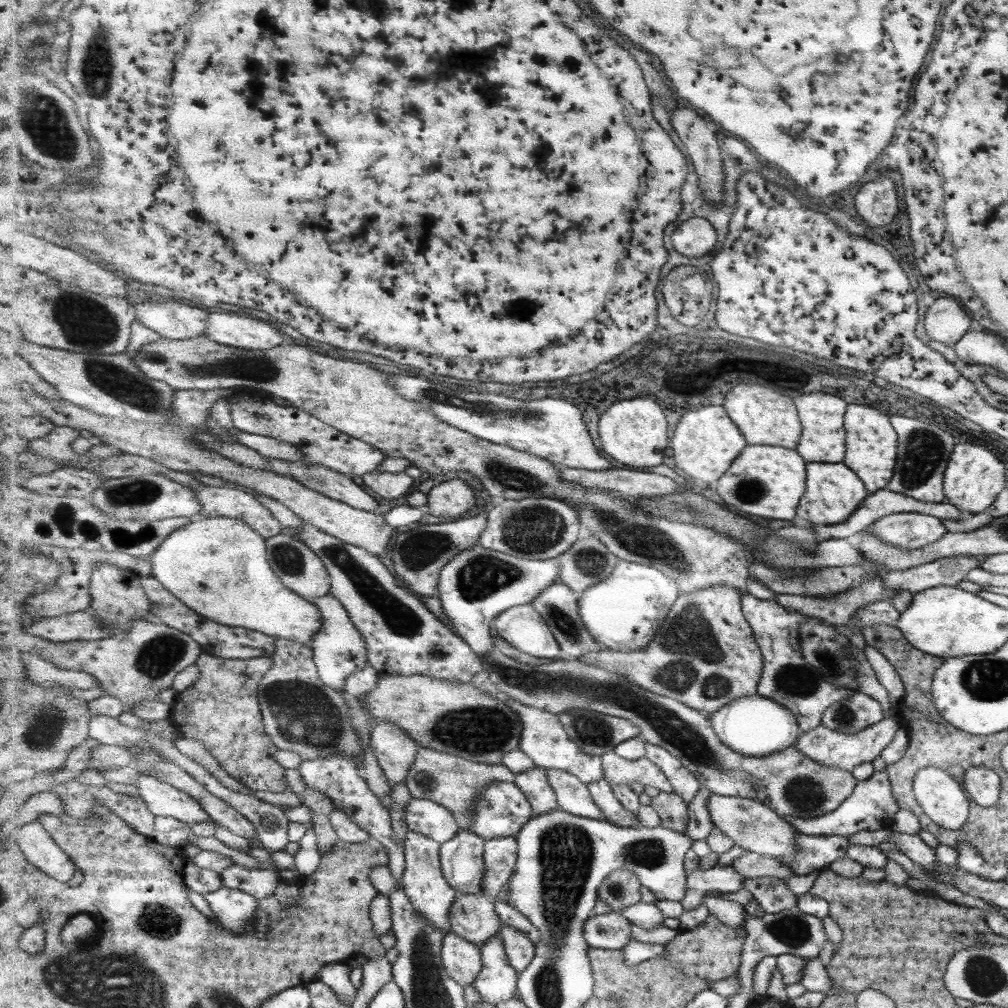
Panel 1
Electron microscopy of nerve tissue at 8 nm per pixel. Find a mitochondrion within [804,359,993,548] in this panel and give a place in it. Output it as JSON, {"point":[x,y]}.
{"point":[917,463]}

